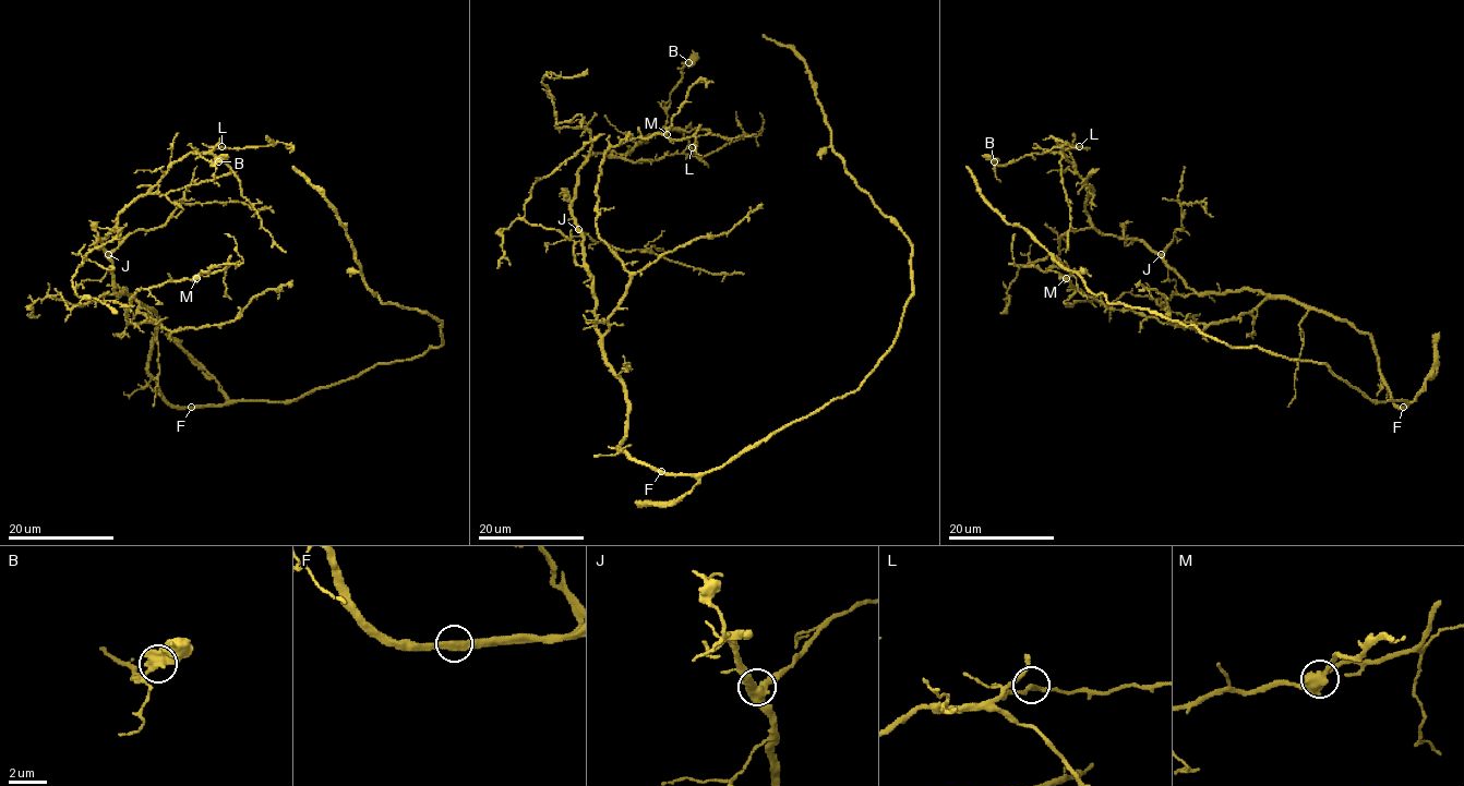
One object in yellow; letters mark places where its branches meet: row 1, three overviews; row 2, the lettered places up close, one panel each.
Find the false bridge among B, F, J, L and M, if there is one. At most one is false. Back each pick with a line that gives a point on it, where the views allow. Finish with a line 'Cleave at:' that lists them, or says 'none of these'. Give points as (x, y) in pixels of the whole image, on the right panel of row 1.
Cleave at: none of these

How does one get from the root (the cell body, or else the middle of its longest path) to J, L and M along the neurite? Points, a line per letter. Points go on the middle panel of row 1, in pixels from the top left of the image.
J: (670, 474), (642, 464), (618, 446), (626, 435), (627, 394), (607, 361), (597, 328), (594, 279), (578, 229)
L: (670, 474), (618, 446), (627, 394), (597, 328), (572, 202), (590, 155), (622, 156), (663, 130), (691, 147)
M: (670, 474), (618, 446), (627, 394), (607, 361), (603, 335), (630, 274), (595, 222), (603, 155), (667, 134)

